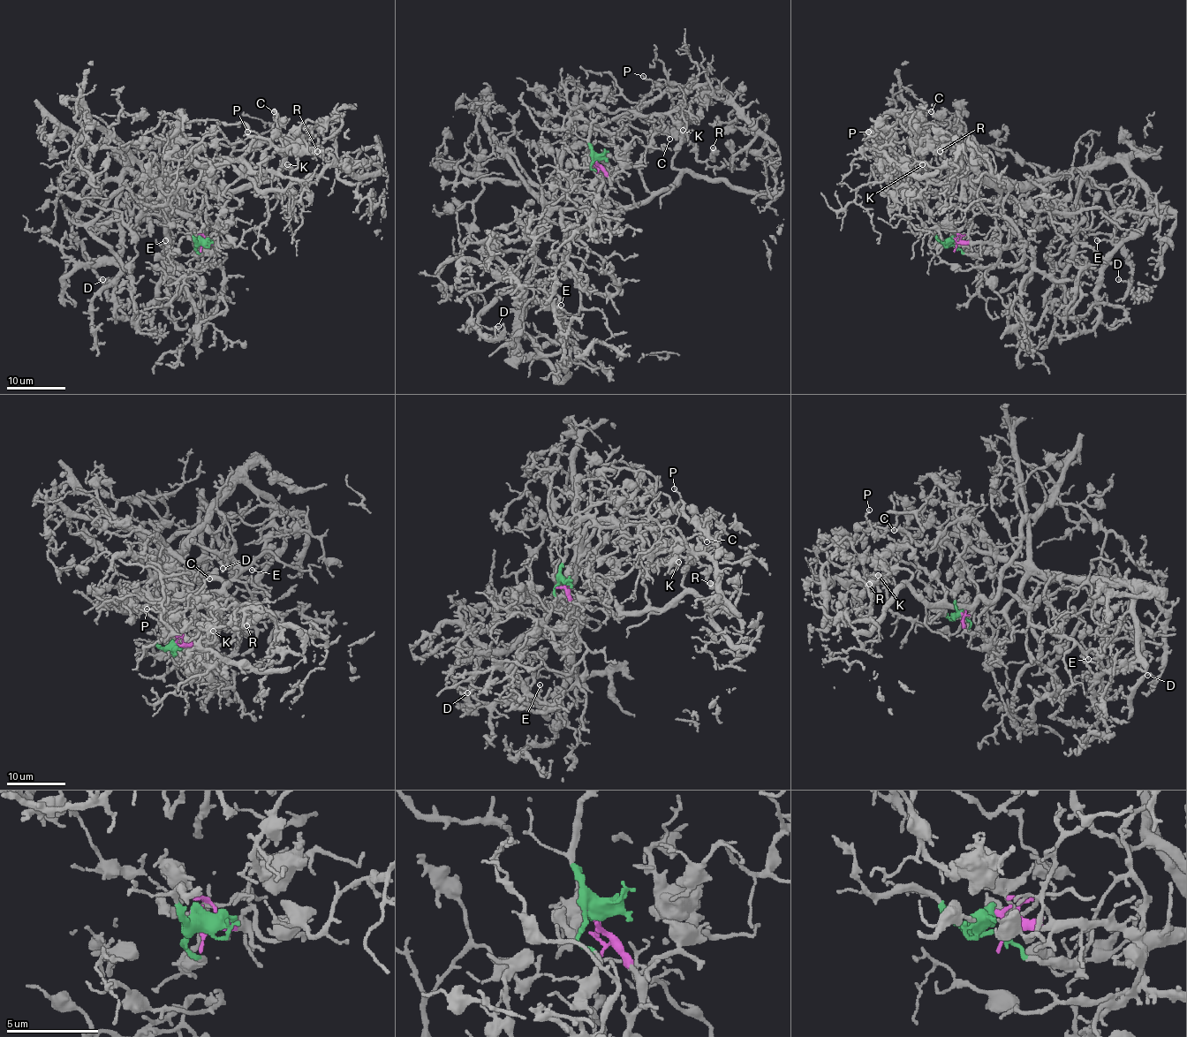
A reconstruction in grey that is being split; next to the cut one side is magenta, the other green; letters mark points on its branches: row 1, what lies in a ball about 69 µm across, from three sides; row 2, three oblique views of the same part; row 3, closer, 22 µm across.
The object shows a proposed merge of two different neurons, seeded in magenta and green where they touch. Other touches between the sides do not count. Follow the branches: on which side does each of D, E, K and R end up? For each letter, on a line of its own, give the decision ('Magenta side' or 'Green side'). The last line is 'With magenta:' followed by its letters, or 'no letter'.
D: Magenta side
E: Magenta side
K: Green side
R: Green side
With magenta: D, E

